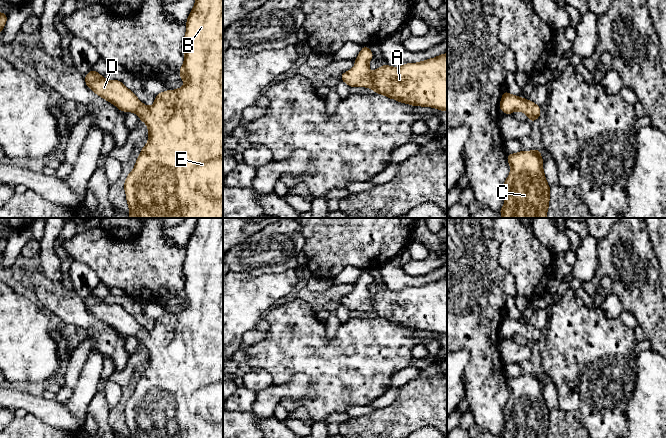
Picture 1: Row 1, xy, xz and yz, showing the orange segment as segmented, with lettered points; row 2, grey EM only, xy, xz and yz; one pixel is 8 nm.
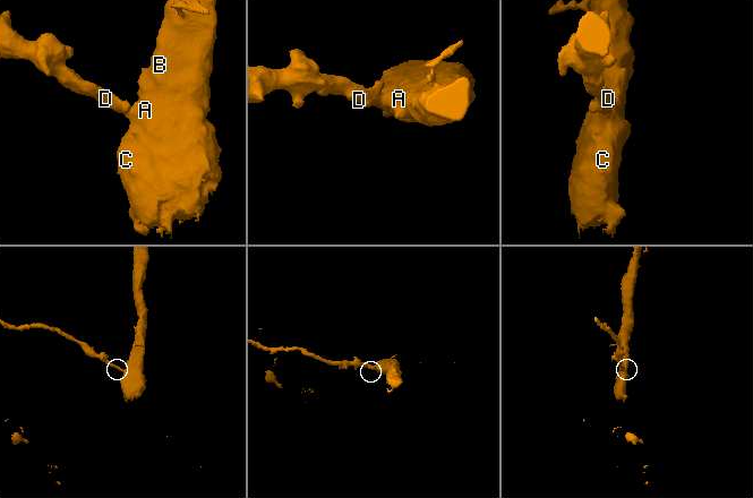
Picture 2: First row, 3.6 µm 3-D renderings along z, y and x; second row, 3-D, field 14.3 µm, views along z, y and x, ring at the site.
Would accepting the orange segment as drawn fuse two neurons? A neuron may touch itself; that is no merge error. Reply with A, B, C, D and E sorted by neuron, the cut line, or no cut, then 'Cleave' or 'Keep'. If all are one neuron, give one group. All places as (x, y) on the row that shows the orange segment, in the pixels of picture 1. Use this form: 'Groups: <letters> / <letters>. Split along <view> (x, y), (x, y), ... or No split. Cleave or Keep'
Groups: A B C D E. No split. Keep

